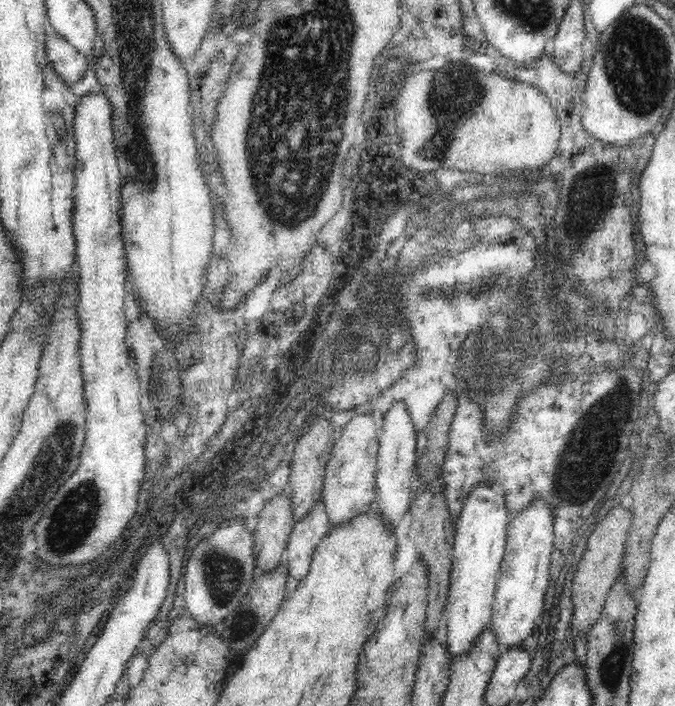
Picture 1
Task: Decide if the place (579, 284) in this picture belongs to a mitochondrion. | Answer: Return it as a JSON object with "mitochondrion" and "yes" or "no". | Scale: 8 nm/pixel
{"mitochondrion":"no"}

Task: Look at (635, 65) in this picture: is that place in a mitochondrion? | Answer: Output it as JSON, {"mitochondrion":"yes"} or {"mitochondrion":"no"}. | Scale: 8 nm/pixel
{"mitochondrion":"yes"}

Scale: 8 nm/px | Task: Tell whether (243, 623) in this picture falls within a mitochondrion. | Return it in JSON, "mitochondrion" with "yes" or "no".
{"mitochondrion":"yes"}

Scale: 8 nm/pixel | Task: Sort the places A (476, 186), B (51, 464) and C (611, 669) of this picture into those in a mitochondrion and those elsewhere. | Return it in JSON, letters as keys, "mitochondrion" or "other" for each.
{"A":"other","B":"mitochondrion","C":"mitochondrion"}

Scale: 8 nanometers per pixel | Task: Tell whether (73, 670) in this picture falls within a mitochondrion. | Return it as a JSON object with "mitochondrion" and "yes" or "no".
{"mitochondrion":"no"}

